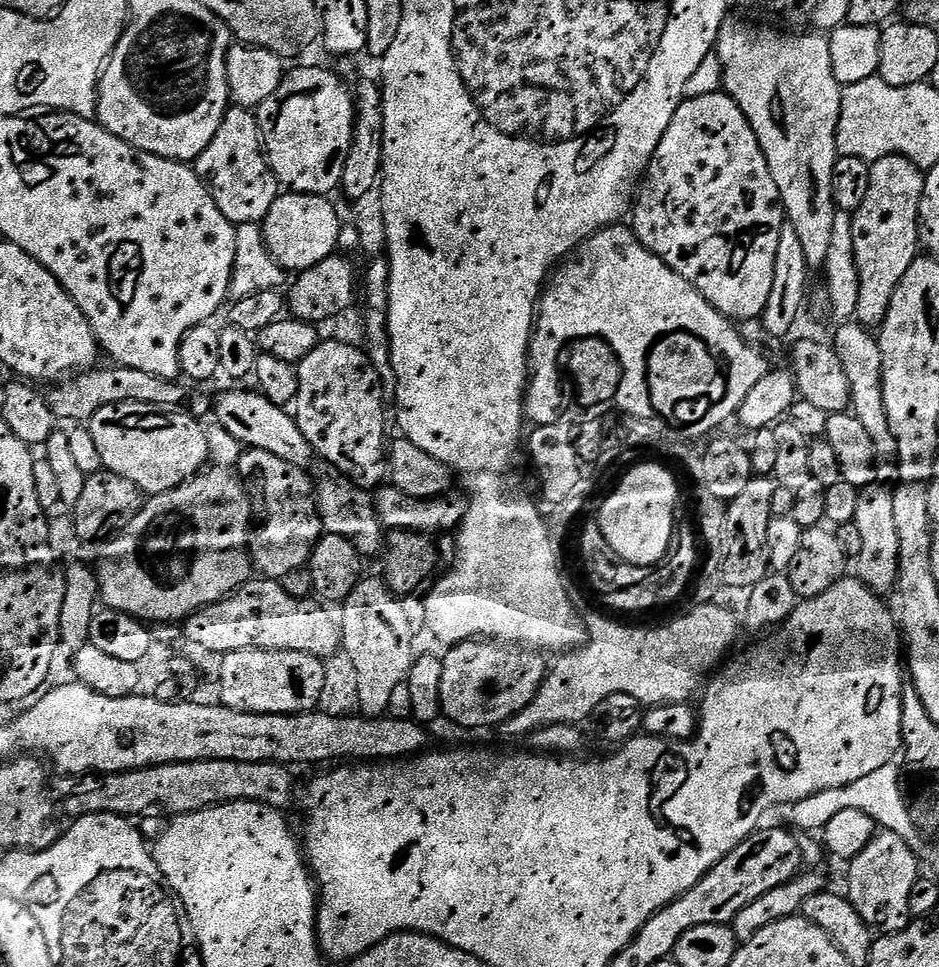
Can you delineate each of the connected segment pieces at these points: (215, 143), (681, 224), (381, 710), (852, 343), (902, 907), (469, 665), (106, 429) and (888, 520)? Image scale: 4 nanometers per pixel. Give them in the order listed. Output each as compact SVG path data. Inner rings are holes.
M229 107L218 134L194 161L195 170L214 198L218 210L222 210L226 219L237 226L263 222L282 192L282 185L268 164L262 124L256 121L256 115L255 111L246 108Z
M719 91L708 92L705 96L696 96L693 100L688 98L681 103L662 142L657 146L656 153L652 155L652 160L648 164L647 173L642 180L642 187L634 200L630 227L642 246L646 246L658 258L662 258L662 262L666 262L666 266L670 266L670 270L674 270L682 278L686 278L686 282L690 282L690 286L697 288L702 294L702 298L706 298L706 302L710 302L710 306L714 306L729 320L741 322L740 320L752 320L755 316L756 319L763 317L766 302L770 302L770 290L774 290L774 264L778 254L780 235L786 223L786 213L784 205L780 202L778 182L774 182L774 174L766 162L762 146L746 118L746 114L742 114L742 110L733 96L729 96L727 91Z
M368 578L361 579L356 588L349 594L349 596L342 602L342 608L344 613L339 613L338 623L340 626L340 639L342 641L343 655L348 655L347 663L350 665L351 674L358 682L358 708L365 716L383 716L388 711L390 706L390 697L393 695L393 691L397 688L399 683L407 681L408 672L412 669L412 661L414 659L414 651L412 652L412 620L408 617L408 612L404 609L405 601L401 597L397 596L387 583L383 579L377 578L377 580L368 580Z
M844 322L836 332L834 347L838 358L842 358L842 366L846 370L846 378L850 378L852 390L851 411L866 426L866 434L874 438L876 458L879 464L878 472L881 477L895 481L898 476L898 446L894 442L894 434L890 430L890 418L886 416L884 401L884 371L882 370L882 350L879 339L869 329L859 322Z
M881 831L847 865L848 901L858 910L858 914L868 927L880 934L891 934L906 930L914 919L912 913L912 891L916 888L916 875L920 868L916 865L917 853L898 834Z
M492 638L462 640L447 651L442 656L440 706L445 717L464 728L495 729L506 718L514 718L518 710L530 706L546 675L546 664L544 668L539 651L512 642L497 642Z
M126 402L102 406L102 410L87 421L86 428L104 463L101 465L126 478L126 482L134 482L141 493L154 497L185 484L209 463L208 432L200 424L203 423L197 417L184 410Z
M883 482L871 484L863 489L858 500L858 514L854 521L862 536L862 552L858 557L858 563L860 563L858 579L881 598L887 597L887 592L895 593L900 583L900 547L898 546L898 525L894 518L894 496L893 485L883 484Z

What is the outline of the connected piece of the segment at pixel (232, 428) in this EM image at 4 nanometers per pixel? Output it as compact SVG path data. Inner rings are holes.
M259 391L252 392L228 392L220 401L215 401L214 416L223 431L229 432L237 442L245 449L257 448L266 450L282 462L296 464L299 468L311 469L314 453L310 442L302 434L302 430L296 424L296 417L291 411L278 407L274 402L260 395Z

